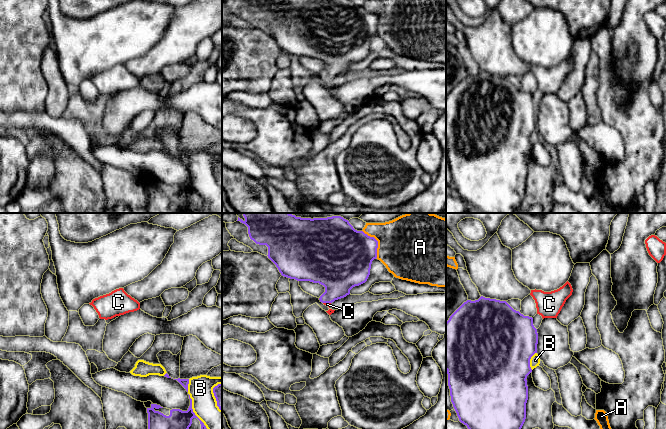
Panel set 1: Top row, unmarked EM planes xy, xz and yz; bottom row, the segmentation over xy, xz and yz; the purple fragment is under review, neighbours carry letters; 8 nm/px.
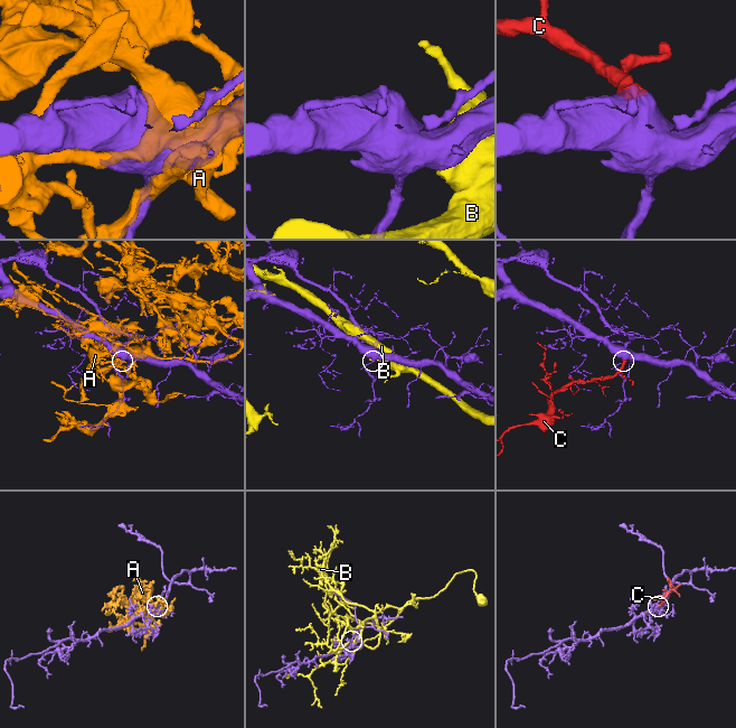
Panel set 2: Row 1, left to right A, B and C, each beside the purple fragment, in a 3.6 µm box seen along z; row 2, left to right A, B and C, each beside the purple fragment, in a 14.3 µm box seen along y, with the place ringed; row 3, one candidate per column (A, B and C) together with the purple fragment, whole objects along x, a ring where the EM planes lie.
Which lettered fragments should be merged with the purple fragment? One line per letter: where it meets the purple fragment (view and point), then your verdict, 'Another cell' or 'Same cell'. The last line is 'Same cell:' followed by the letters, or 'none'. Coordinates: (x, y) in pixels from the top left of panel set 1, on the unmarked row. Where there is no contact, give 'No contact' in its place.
A: Touches purple at xz (377, 18). Another cell
B: Touches purple at xy (194, 190). Another cell
C: Touches purple at xz (327, 78). Same cell
Same cell: C

